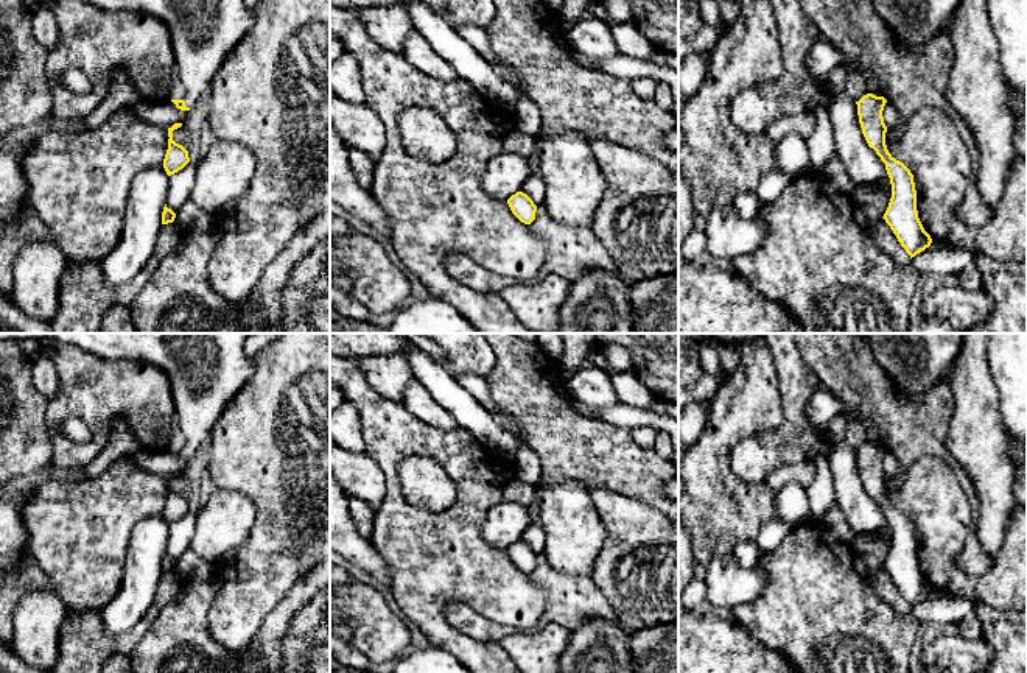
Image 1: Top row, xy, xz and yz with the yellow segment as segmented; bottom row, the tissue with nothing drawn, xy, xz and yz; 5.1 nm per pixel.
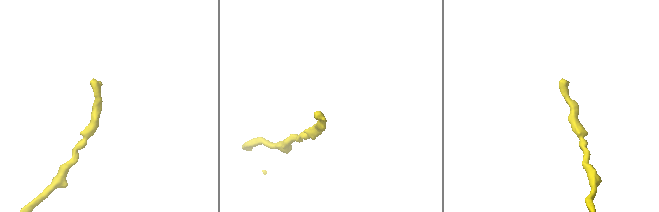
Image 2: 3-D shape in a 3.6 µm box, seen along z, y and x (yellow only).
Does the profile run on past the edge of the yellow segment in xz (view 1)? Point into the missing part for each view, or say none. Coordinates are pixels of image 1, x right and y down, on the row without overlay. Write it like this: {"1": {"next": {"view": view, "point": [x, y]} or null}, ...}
{"1": {"next": null}}

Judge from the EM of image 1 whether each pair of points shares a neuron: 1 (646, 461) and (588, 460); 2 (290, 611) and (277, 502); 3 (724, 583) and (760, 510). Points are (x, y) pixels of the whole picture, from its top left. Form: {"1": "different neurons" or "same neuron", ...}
{"1": "same neuron", "2": "different neurons", "3": "different neurons"}

